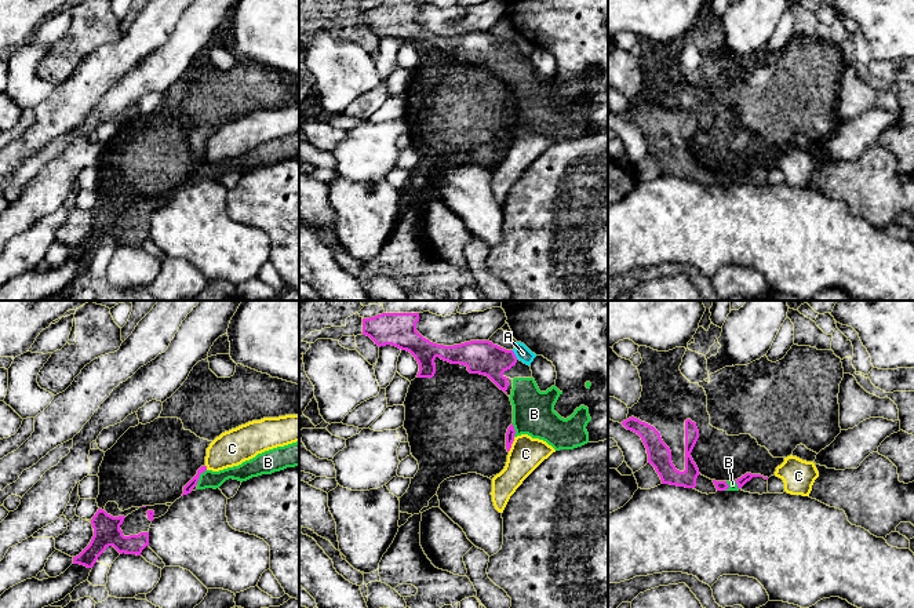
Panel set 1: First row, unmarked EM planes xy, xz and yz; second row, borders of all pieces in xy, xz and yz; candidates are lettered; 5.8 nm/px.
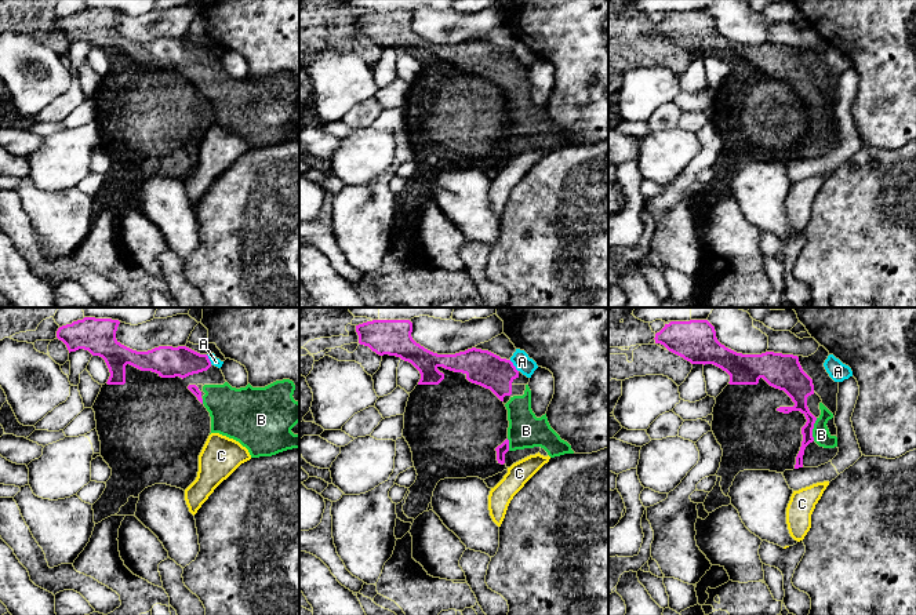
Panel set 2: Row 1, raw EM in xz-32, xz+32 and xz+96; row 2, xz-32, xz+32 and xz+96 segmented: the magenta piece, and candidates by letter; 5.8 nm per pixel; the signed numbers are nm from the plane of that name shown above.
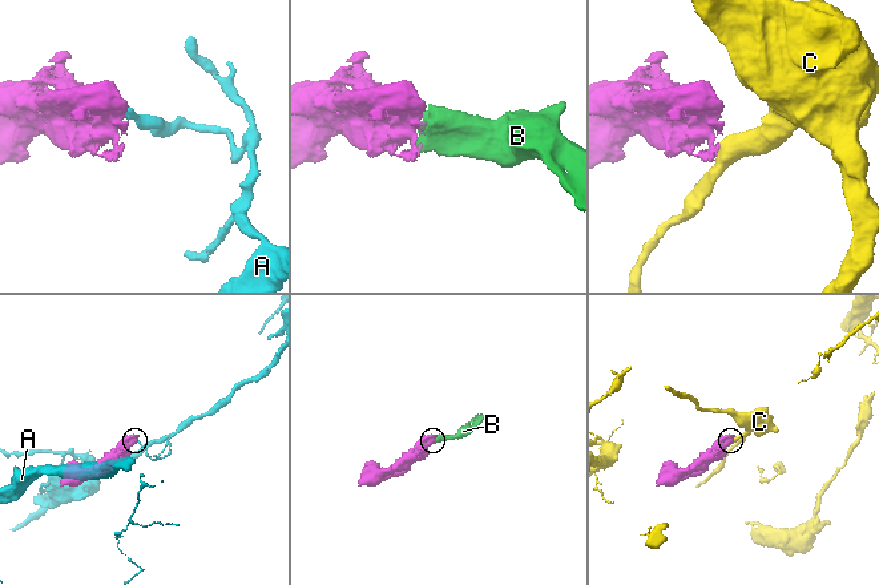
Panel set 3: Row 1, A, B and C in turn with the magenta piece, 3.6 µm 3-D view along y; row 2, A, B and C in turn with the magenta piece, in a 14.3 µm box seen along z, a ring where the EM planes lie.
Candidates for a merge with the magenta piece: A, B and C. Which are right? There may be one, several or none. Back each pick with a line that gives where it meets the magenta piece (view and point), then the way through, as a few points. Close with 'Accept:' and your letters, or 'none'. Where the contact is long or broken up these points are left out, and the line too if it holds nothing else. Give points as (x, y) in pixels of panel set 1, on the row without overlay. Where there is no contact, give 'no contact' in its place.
B: contact xy (199, 168)
Accept: B

